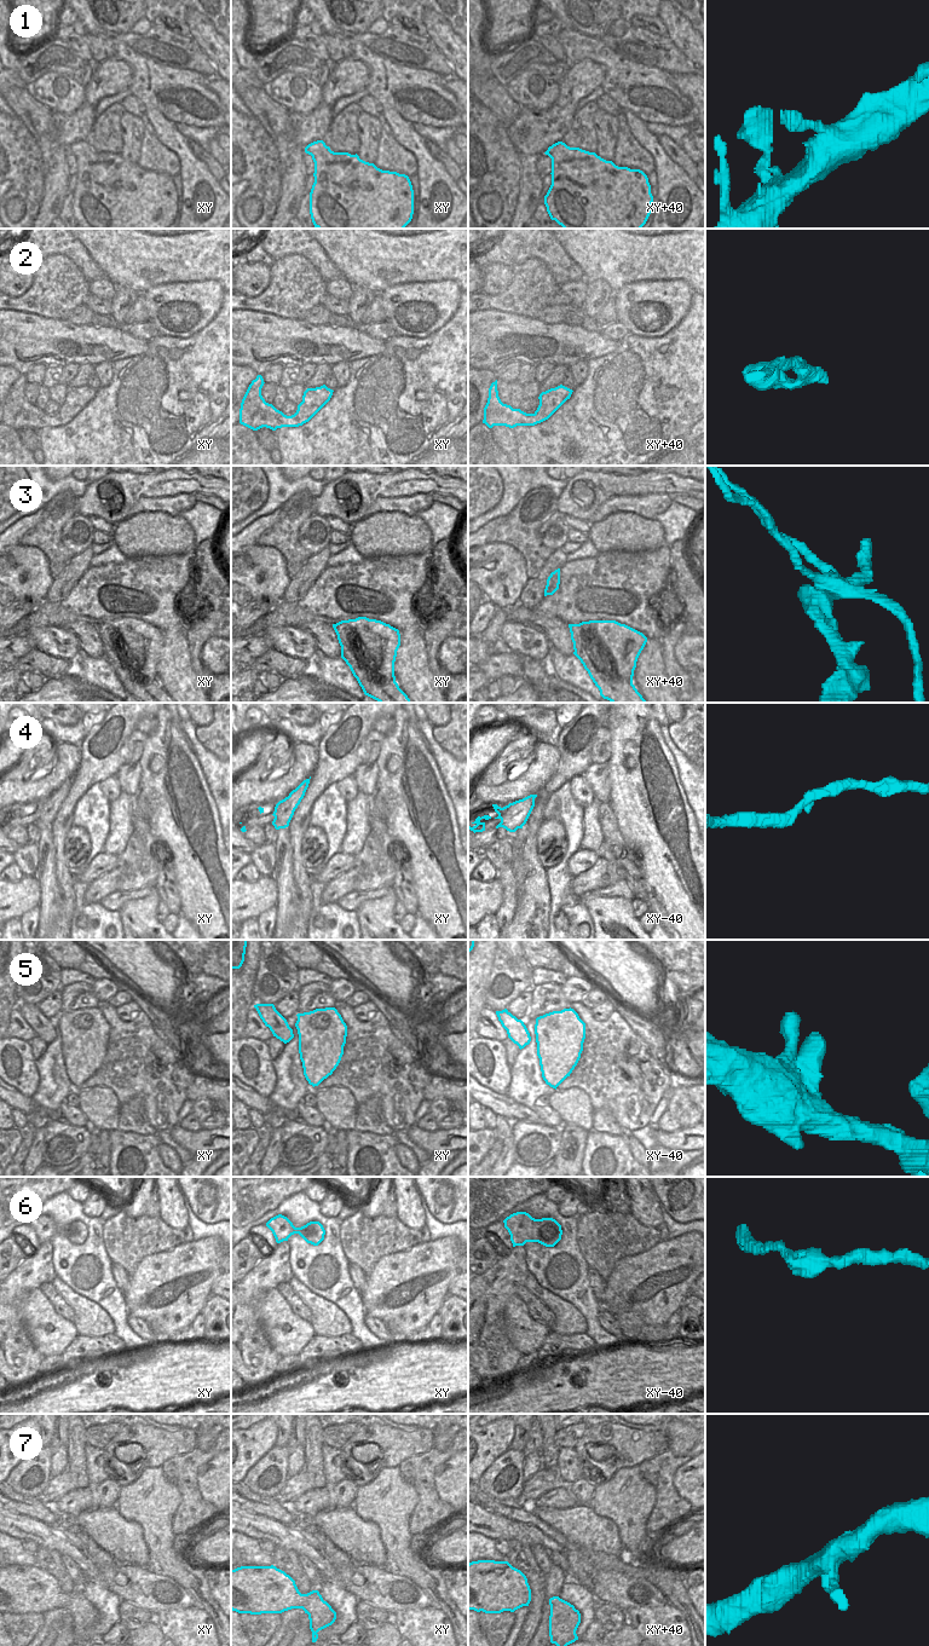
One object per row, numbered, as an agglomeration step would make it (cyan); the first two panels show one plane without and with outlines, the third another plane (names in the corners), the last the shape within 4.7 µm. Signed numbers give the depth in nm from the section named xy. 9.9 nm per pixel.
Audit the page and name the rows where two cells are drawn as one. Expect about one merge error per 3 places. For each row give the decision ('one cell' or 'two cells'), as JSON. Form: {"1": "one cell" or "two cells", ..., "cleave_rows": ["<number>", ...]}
{"1": "one cell", "2": "one cell", "3": "two cells", "4": "one cell", "5": "one cell", "6": "one cell", "7": "one cell", "cleave_rows": ["3"]}

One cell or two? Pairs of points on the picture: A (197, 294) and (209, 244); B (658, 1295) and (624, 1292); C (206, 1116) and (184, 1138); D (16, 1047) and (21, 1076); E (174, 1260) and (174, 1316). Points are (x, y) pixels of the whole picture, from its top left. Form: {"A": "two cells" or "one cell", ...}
{"A": "two cells", "B": "one cell", "C": "two cells", "D": "one cell", "E": "one cell"}

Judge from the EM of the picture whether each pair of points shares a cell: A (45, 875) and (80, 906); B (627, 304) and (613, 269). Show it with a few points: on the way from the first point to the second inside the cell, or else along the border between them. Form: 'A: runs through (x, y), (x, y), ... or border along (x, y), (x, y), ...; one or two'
A: border along (74, 882), (74, 912), (71, 917); two
B: border along (648, 281), (629, 282), (615, 292); two

